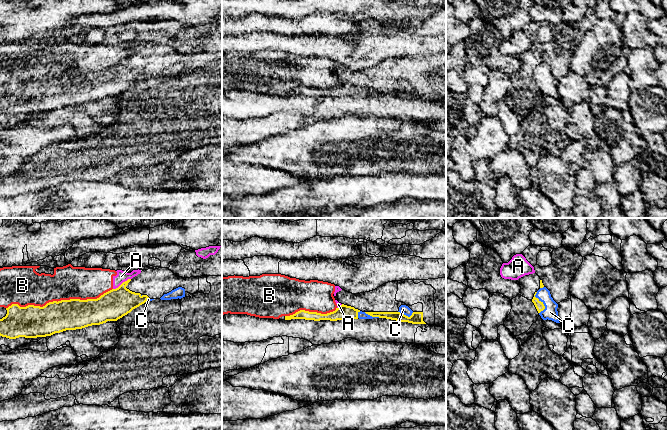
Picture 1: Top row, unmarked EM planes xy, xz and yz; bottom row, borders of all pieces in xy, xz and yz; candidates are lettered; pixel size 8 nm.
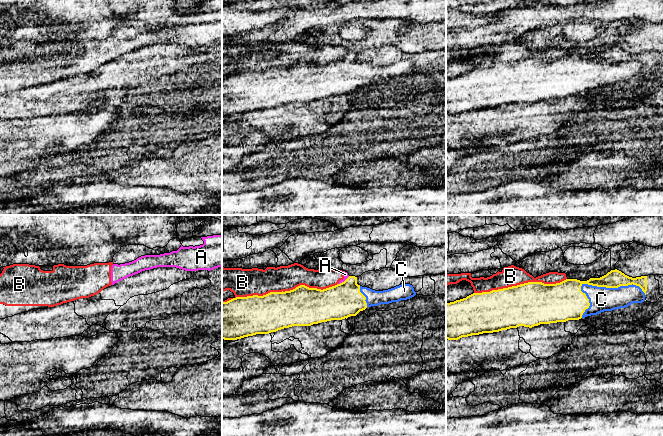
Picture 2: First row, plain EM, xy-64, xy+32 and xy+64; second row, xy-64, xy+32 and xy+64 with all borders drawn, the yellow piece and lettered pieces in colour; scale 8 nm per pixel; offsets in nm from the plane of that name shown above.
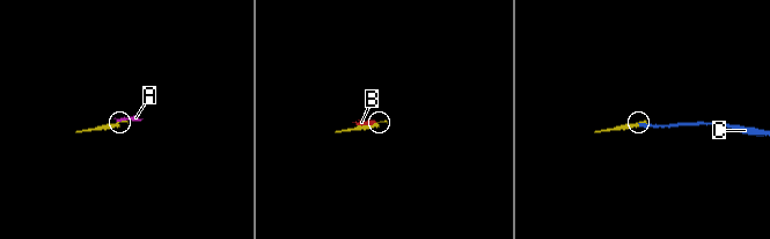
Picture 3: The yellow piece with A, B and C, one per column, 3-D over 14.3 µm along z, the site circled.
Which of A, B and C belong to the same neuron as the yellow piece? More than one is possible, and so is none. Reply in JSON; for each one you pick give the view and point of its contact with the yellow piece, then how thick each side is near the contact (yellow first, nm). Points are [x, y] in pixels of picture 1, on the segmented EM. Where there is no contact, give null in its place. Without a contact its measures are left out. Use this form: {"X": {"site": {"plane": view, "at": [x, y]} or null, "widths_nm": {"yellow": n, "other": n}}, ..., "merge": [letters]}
{"C": {"site": {"plane": "yz", "at": [542, 303]}, "widths_nm": {"yellow": 70, "other": 120}}, "merge": ["C"]}

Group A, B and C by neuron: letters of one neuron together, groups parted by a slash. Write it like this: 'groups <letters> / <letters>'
groups A B / C

